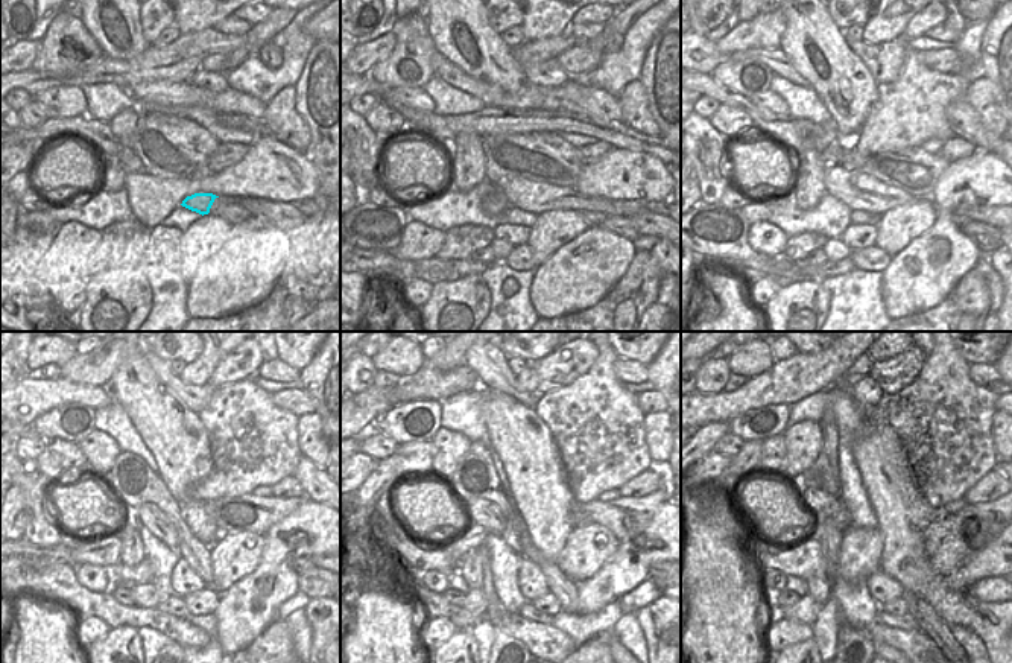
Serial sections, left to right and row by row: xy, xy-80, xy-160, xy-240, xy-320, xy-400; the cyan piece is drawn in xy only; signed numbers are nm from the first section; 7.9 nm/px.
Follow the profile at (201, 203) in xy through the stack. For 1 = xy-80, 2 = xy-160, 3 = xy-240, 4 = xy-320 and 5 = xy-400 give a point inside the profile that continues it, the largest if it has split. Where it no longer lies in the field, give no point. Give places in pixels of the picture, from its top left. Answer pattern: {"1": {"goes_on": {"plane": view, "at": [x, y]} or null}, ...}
{"1": {"goes_on": {"plane": "xy-80", "at": [534, 196]}}, "2": {"goes_on": {"plane": "xy-160", "at": [863, 192]}}, "3": {"goes_on": {"plane": "xy-240", "at": [148, 514]}}, "4": {"goes_on": {"plane": "xy-320", "at": [485, 513]}}, "5": {"goes_on": {"plane": "xy-400", "at": [821, 505]}}}

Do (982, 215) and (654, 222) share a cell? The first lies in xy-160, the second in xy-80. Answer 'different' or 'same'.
different

